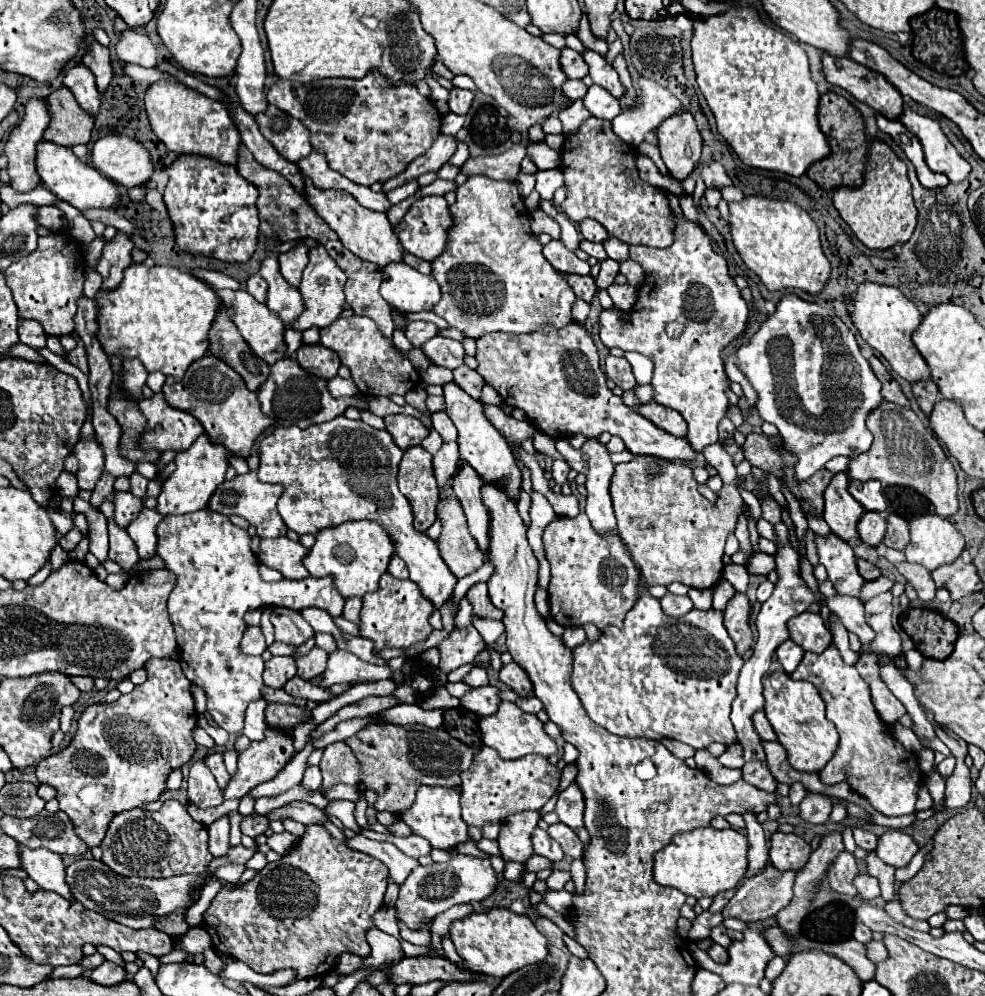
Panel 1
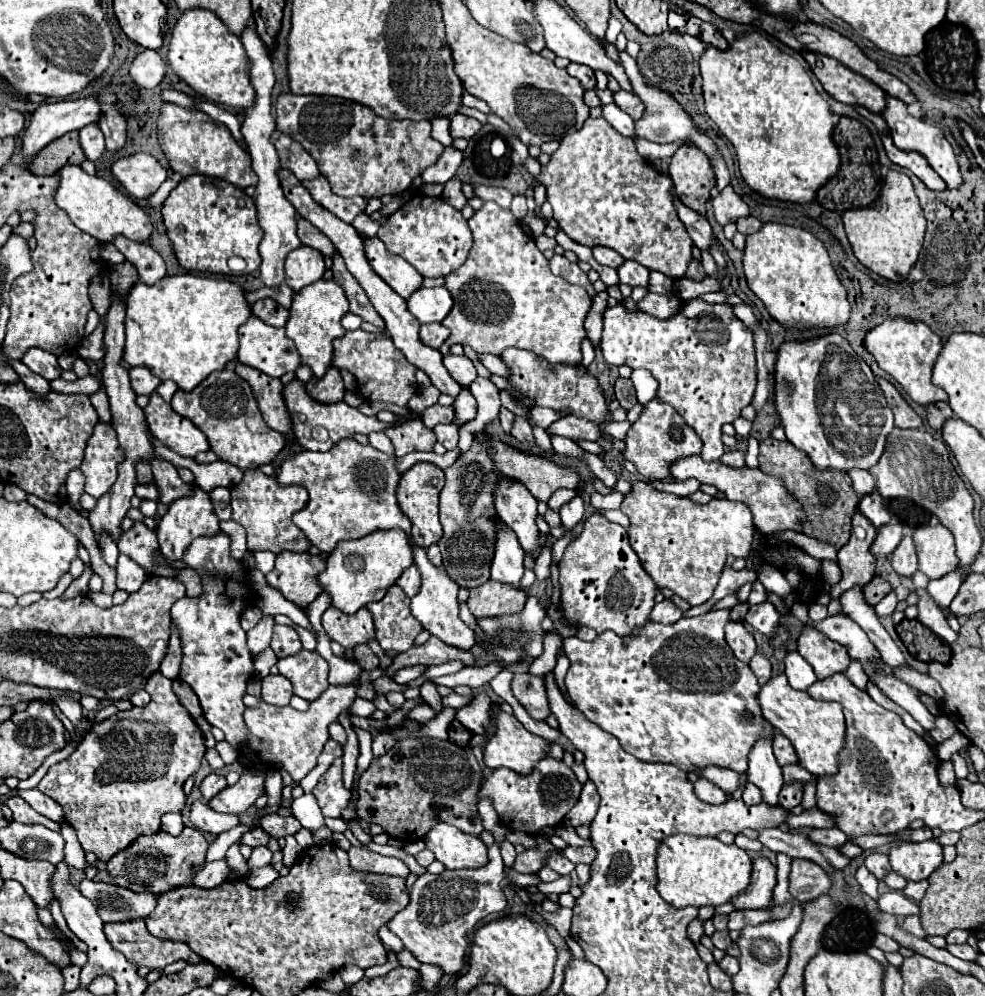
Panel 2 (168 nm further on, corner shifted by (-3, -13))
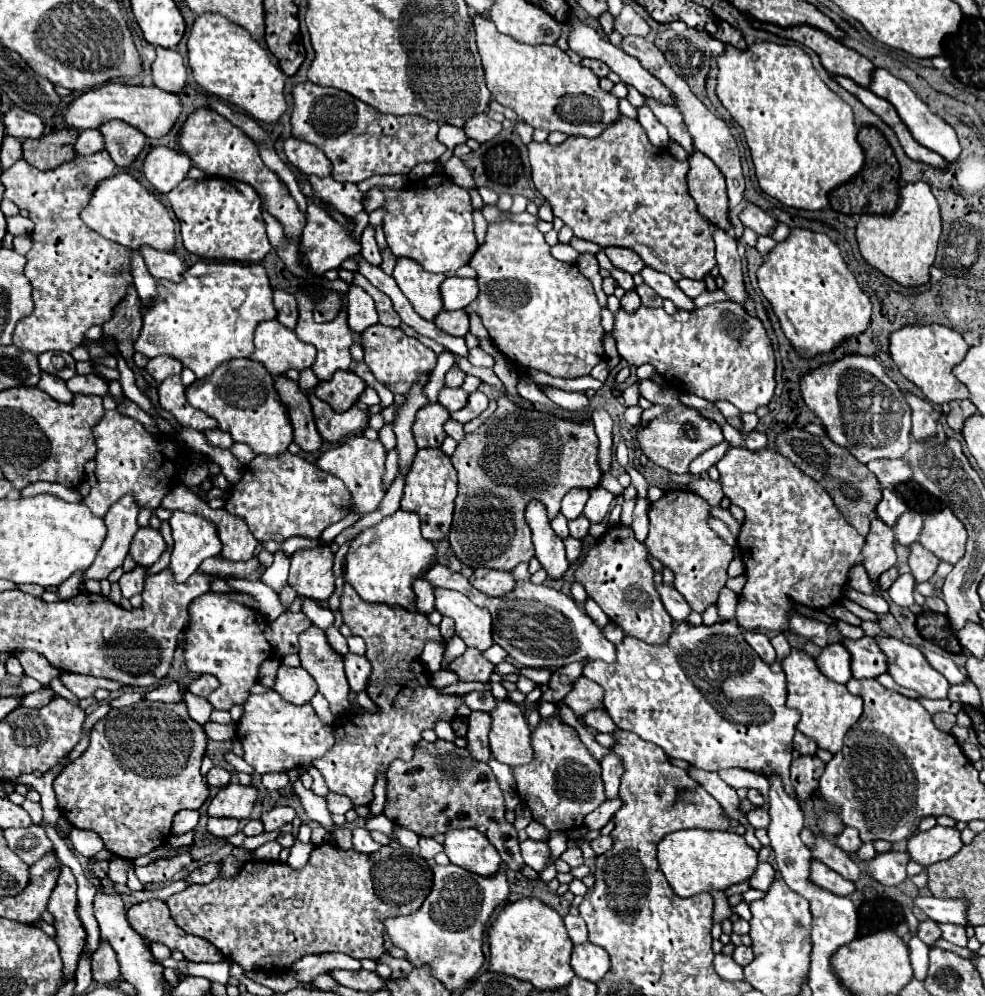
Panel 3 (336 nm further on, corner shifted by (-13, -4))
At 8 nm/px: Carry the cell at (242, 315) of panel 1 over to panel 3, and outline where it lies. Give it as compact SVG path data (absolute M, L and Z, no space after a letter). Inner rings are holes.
M278 320L260 322L254 332L252 360L264 364L270 374L284 374L290 368L304 370L312 366L316 348L302 342L294 330L288 330Z

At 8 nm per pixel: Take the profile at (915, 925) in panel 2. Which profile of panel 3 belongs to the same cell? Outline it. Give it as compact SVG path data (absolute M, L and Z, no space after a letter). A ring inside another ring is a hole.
M938 924L938 928L940 928L944 940L948 940L956 946L962 946L962 948L966 946L968 938L966 938L966 932L964 932L962 926L958 926L958 924Z

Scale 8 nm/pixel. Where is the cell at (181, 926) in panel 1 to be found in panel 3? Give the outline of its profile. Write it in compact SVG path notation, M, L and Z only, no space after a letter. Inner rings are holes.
M332 842L314 848L310 862L302 870L292 870L282 862L244 862L234 878L216 878L210 884L192 884L172 894L166 904L172 920L188 934L210 940L224 958L240 964L244 970L278 974L292 968L304 954L342 952L352 958L372 958L388 954L384 948L384 920L418 910L432 888L432 870L426 860L412 850L384 846L376 854L342 850Z

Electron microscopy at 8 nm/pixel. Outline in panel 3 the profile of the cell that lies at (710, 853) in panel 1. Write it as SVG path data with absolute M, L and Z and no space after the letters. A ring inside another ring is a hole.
M690 828L676 830L658 844L658 862L672 890L678 896L688 898L700 892L726 890L732 884L750 880L758 866L758 852L750 848L744 836L736 832L712 832L702 828Z

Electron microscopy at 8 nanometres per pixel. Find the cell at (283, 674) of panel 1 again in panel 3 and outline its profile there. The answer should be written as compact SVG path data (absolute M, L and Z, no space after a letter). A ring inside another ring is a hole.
M280 664L276 674L274 690L292 704L304 704L310 702L310 698L316 694L316 682L304 668L290 668Z

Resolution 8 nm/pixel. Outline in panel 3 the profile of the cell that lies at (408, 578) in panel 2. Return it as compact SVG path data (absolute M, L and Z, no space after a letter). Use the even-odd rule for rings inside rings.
M520 563L512 574L516 584L512 592L500 598L488 597L482 592L476 592L472 584L462 576L450 572L442 564L434 564L422 576L428 584L436 588L450 588L466 595L474 604L488 608L492 614L492 638L494 642L508 652L522 666L530 668L560 668L576 660L604 660L610 662L614 658L614 644L608 642L602 630L586 616L584 610L576 606L576 602L544 584L532 584L532 574L528 570L528 563Z

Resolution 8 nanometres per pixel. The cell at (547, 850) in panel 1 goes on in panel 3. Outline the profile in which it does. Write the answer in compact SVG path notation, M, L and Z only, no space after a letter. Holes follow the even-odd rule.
M568 848L562 856L560 856L568 866L580 866L580 864L584 864L584 856L582 856L582 850L580 848Z

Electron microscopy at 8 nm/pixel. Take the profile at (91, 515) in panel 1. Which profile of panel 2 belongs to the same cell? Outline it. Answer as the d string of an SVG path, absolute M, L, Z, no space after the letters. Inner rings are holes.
M104 533L104 535L100 537L100 543L104 543L104 545L100 545L100 547L104 547L104 549L102 549L104 561L106 561L110 567L116 567L116 561L118 561L118 547L116 547L116 543L110 539L108 533Z

